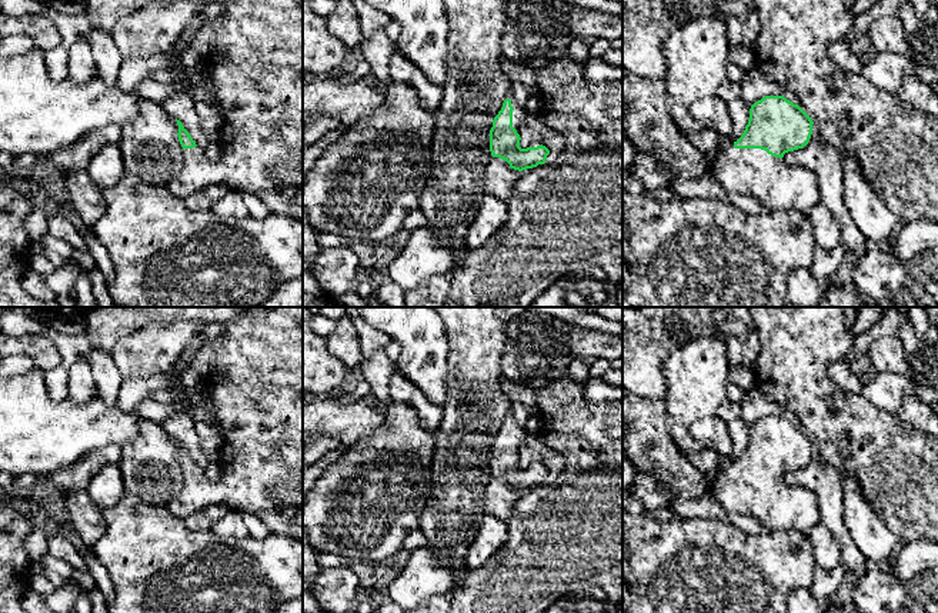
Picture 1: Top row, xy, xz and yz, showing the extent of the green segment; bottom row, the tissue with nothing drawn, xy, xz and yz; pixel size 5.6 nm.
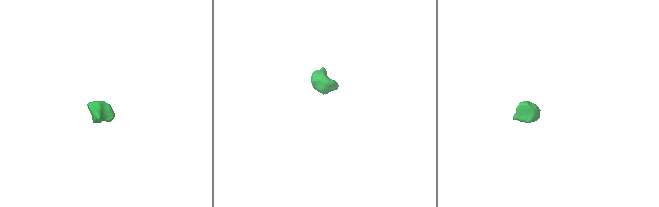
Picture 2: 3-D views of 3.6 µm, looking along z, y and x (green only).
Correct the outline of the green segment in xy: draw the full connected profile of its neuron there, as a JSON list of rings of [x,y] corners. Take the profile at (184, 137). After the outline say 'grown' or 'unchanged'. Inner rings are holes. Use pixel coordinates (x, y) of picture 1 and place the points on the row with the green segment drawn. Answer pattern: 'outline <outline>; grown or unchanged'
outline [[[230,0],[203,66],[224,110],[220,157],[210,161],[180,120],[183,169],[167,187],[178,199],[211,184],[257,196],[270,213],[303,221],[303,0]]]; grown

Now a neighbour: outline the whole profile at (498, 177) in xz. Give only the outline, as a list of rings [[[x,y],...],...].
[[[493,157],[485,166],[484,191],[503,201],[508,201],[513,196],[514,184],[520,177],[521,171],[511,169],[505,160]]]

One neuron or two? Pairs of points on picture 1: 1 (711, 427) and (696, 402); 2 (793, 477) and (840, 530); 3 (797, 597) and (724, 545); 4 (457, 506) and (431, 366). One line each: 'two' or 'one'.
1: two
2: one
3: two
4: two

